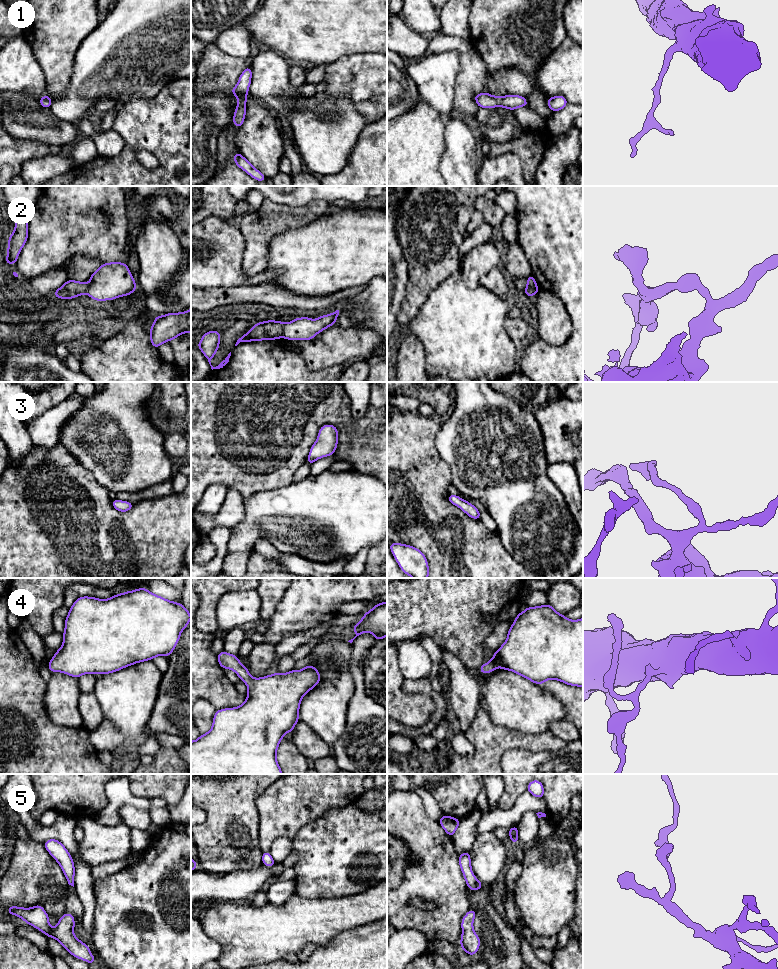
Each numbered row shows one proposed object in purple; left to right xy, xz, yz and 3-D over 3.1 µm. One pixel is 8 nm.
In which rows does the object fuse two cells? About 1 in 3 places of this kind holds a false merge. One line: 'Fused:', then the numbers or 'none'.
Fused: 2

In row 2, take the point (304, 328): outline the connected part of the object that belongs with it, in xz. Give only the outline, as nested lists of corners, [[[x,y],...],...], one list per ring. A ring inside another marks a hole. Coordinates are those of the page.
[[[339,310],[322,315],[318,319],[309,317],[295,318],[283,326],[283,338],[288,340],[311,340],[324,329],[335,324]]]

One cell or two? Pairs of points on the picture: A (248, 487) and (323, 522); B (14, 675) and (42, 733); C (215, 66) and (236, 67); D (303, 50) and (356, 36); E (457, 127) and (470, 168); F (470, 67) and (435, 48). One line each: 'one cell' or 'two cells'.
A: two cells
B: one cell
C: one cell
D: one cell
E: one cell
F: two cells

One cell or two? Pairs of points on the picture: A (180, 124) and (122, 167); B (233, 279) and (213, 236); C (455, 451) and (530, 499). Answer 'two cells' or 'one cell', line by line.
A: one cell
B: one cell
C: one cell

